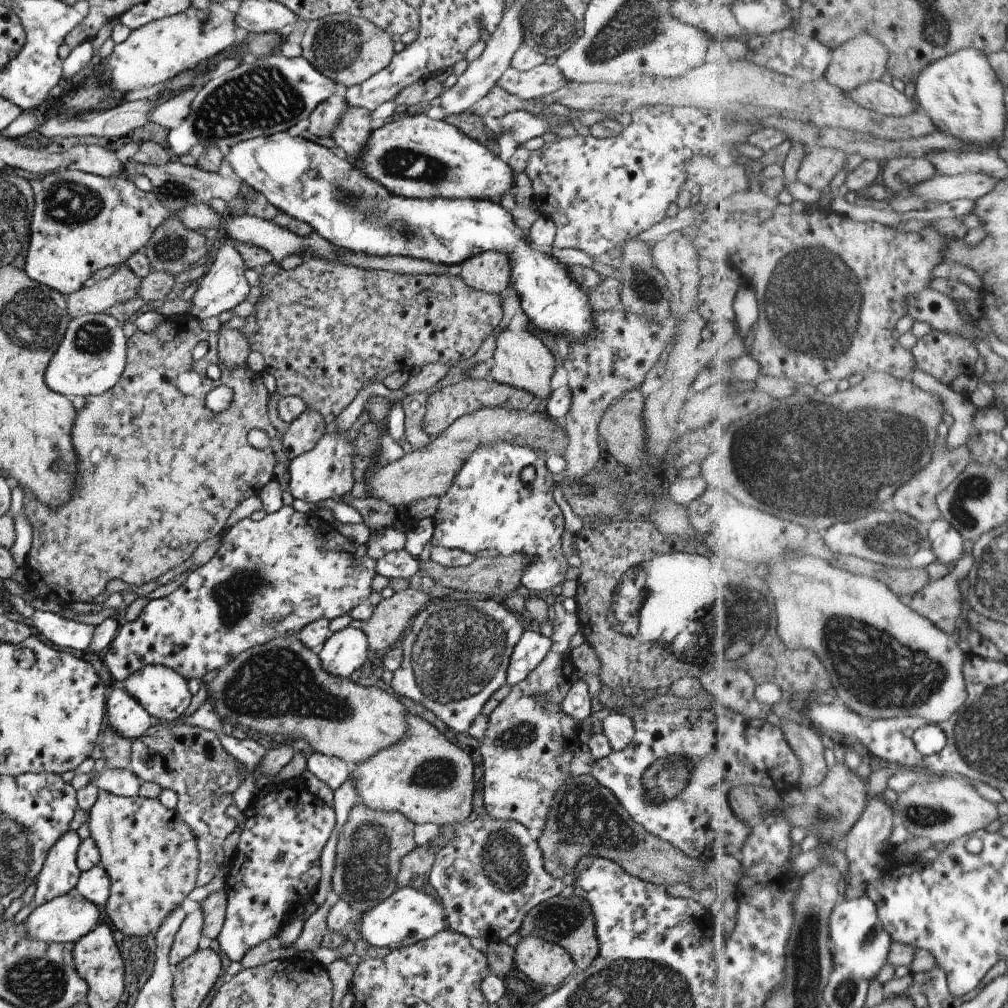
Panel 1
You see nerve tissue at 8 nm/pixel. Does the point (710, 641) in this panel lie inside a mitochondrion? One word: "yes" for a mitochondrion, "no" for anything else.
yes

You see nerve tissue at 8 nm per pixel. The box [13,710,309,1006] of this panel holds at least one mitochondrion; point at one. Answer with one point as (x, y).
(139, 952)

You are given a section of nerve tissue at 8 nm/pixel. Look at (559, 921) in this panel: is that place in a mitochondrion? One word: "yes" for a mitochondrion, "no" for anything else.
yes

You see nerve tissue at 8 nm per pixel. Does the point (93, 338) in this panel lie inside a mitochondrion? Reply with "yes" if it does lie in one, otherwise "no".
yes

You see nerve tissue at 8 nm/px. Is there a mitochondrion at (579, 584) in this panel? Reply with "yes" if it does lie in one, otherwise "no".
no

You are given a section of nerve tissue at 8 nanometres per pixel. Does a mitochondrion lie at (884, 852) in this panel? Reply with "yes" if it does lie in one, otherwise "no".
no

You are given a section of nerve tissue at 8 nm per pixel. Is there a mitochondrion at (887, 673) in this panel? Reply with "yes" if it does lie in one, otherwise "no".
yes

